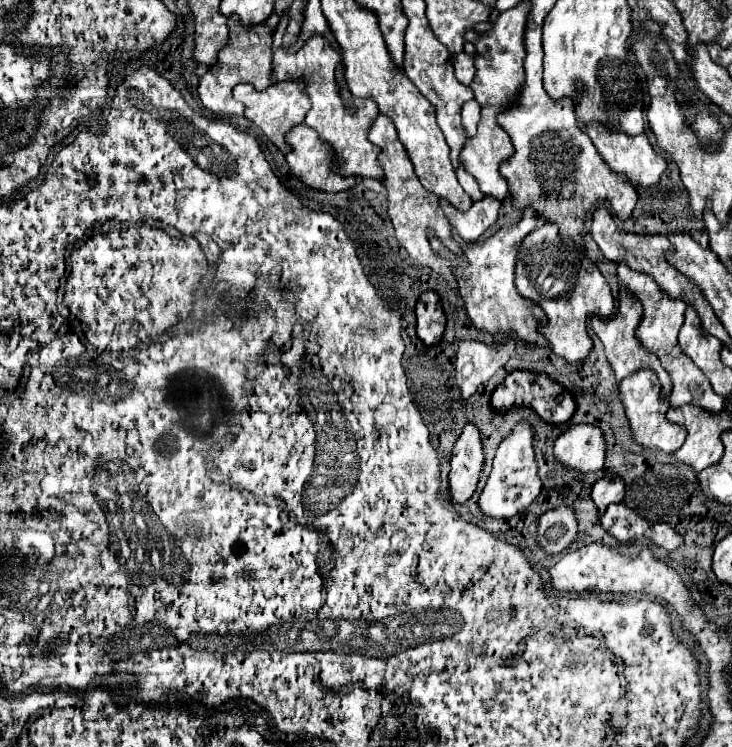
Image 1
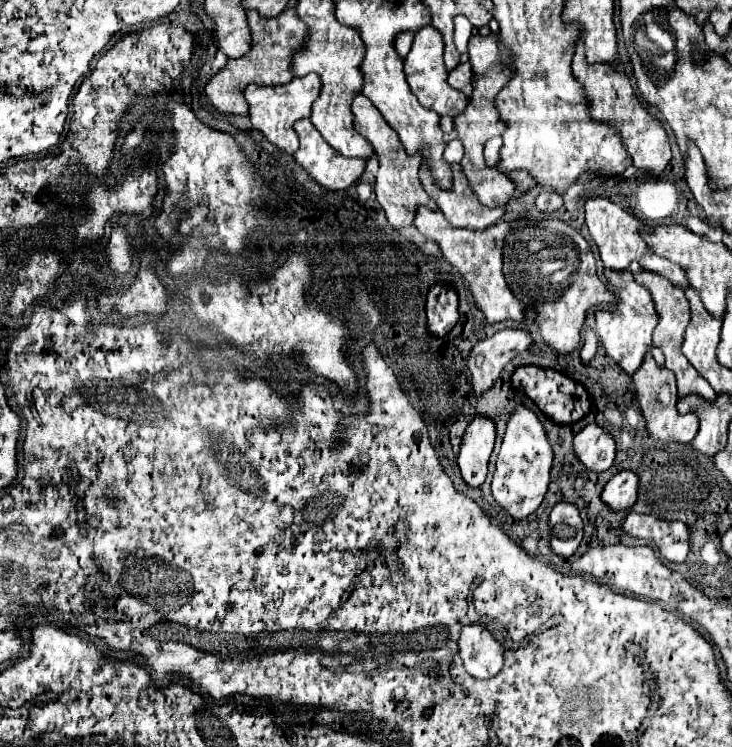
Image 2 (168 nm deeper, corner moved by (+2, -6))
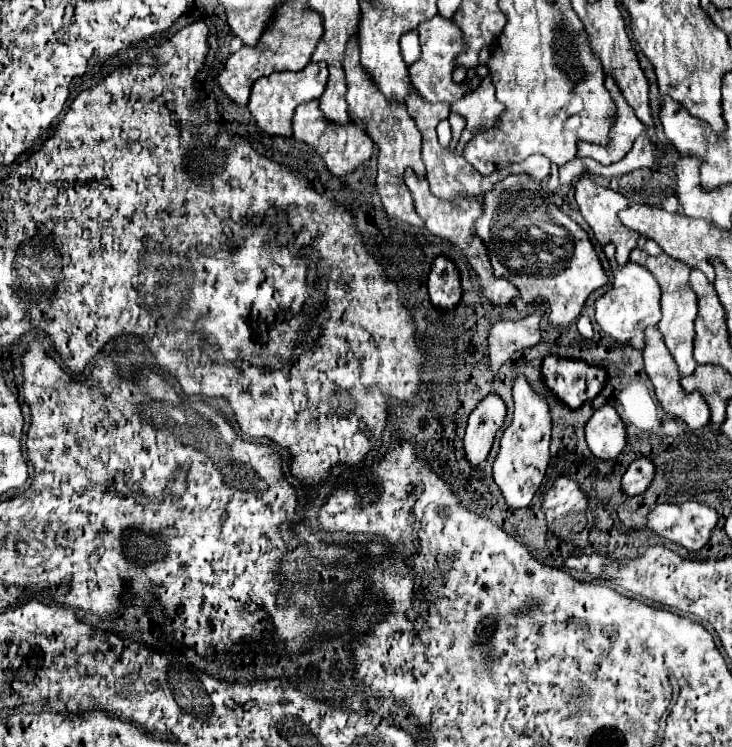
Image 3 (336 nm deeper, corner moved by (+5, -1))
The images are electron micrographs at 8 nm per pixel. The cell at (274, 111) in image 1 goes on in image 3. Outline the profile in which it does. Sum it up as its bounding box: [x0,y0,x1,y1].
[248,62,328,136]

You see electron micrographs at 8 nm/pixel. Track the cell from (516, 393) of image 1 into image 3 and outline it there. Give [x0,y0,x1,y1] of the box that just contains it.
[542,356,608,408]

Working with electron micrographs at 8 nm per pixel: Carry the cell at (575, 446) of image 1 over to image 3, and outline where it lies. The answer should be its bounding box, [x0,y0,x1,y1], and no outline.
[586,404,626,460]

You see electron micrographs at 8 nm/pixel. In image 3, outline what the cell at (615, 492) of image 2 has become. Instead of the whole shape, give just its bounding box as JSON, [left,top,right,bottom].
[622,456,656,496]

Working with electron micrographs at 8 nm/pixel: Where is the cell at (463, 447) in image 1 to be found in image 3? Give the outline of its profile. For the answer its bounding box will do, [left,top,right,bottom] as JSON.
[464,394,506,466]

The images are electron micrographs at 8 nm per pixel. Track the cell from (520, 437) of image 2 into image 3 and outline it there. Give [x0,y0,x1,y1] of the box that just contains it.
[494,376,552,508]

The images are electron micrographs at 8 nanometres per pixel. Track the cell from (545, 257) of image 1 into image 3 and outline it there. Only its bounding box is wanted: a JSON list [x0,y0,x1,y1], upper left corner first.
[474,174,608,326]

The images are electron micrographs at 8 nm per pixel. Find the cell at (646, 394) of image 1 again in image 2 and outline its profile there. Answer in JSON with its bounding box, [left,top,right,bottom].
[631,355,699,443]

